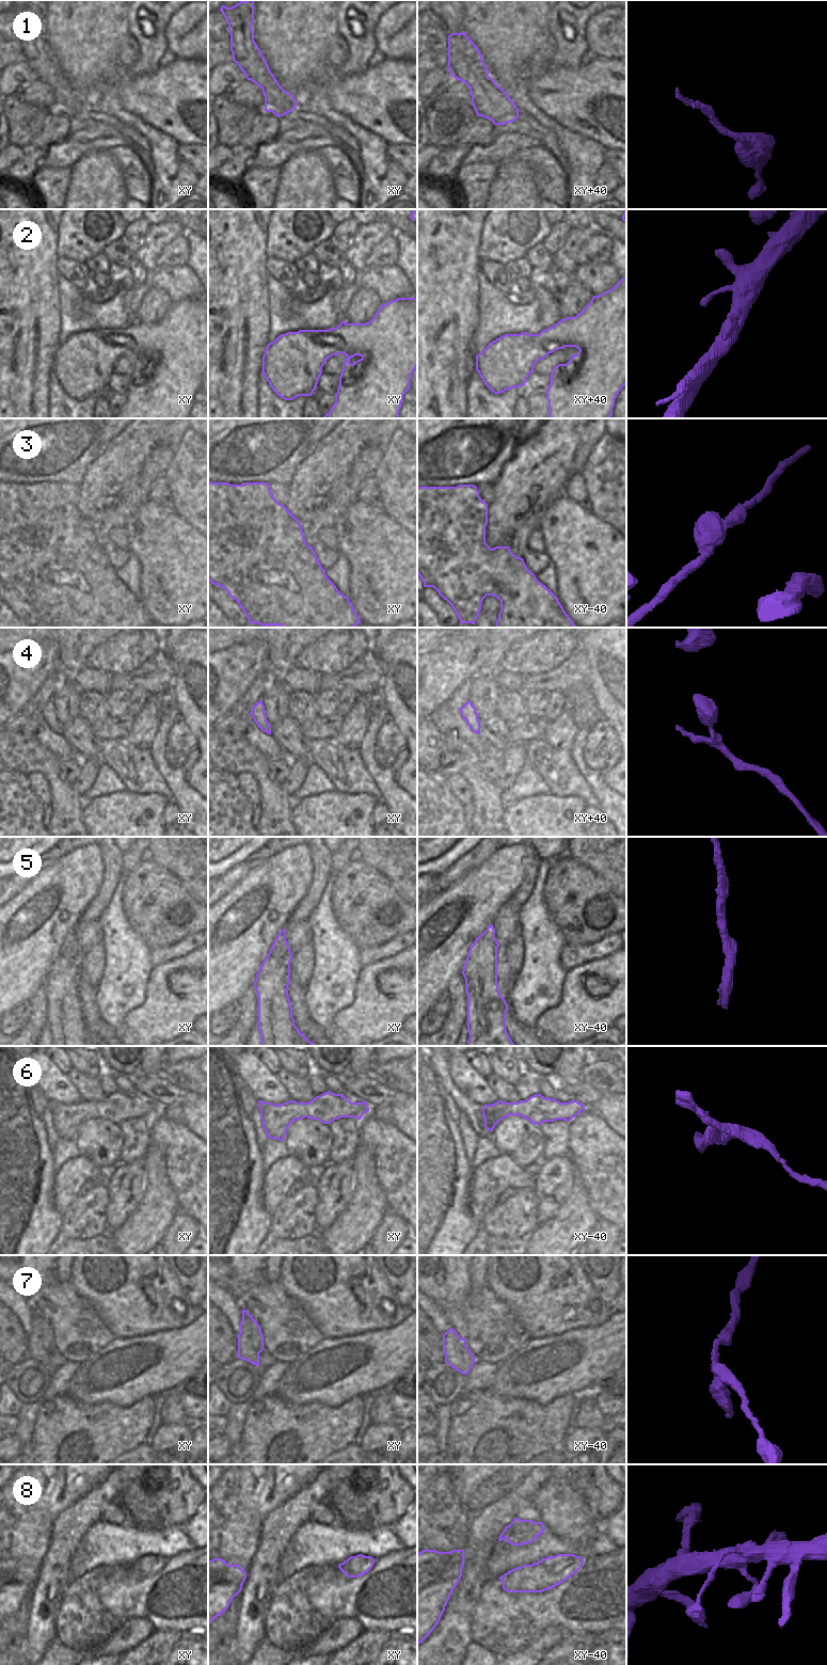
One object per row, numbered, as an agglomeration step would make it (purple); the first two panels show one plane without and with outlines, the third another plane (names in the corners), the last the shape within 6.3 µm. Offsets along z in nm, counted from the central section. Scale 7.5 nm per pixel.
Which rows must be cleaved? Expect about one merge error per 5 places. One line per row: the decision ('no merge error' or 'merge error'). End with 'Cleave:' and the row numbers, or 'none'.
1: no merge error
2: no merge error
3: no merge error
4: no merge error
5: merge error
6: no merge error
7: no merge error
8: no merge error
Cleave: 5

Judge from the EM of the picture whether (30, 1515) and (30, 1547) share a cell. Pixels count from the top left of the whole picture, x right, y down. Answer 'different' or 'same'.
same

